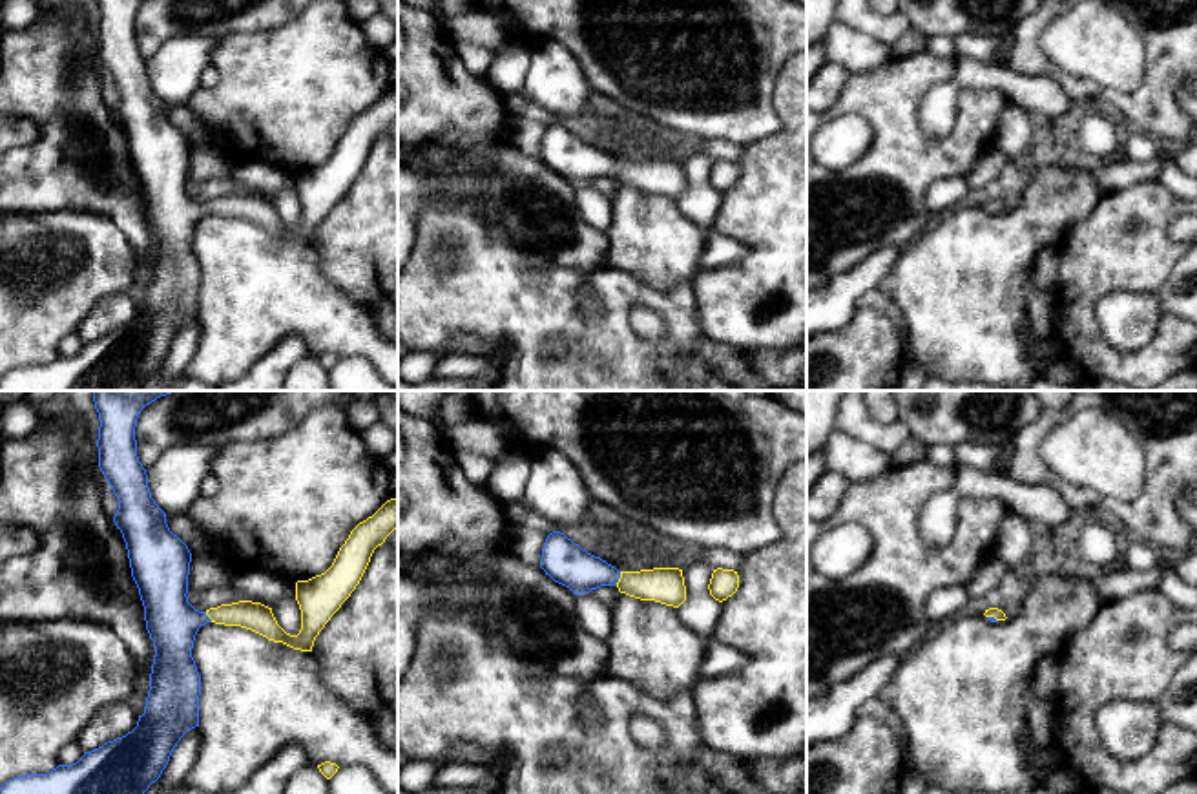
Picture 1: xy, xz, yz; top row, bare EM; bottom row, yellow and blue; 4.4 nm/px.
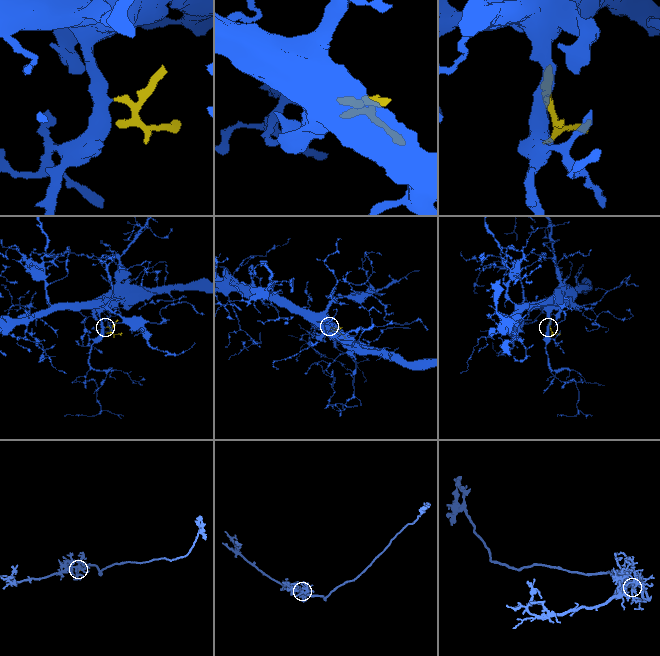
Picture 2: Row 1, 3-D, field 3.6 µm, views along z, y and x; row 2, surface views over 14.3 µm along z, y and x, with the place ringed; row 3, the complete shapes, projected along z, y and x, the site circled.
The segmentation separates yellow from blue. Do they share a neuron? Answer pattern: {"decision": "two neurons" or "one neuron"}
{"decision": "one neuron"}

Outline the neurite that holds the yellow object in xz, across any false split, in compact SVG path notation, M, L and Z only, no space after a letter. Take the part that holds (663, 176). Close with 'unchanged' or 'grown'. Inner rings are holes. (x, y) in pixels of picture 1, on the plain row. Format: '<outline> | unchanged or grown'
M560 122L547 126L540 159L575 186L589 184L600 177L617 177L620 184L630 188L655 192L673 199L679 199L686 192L682 161L653 159L619 162L600 148L582 141Z | grown

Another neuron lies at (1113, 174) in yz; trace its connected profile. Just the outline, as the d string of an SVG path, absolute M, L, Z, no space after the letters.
M1166 151L1146 162L1131 161L1122 153L1117 153L1109 159L1097 159L1089 168L1098 183L1098 188L1104 193L1119 192L1140 183L1155 181L1162 164Z

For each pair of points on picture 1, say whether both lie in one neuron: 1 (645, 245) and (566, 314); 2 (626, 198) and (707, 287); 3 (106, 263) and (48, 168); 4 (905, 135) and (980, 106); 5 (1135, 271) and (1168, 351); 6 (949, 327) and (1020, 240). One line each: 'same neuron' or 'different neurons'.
1: different neurons
2: different neurons
3: different neurons
4: same neuron
5: same neuron
6: same neuron

